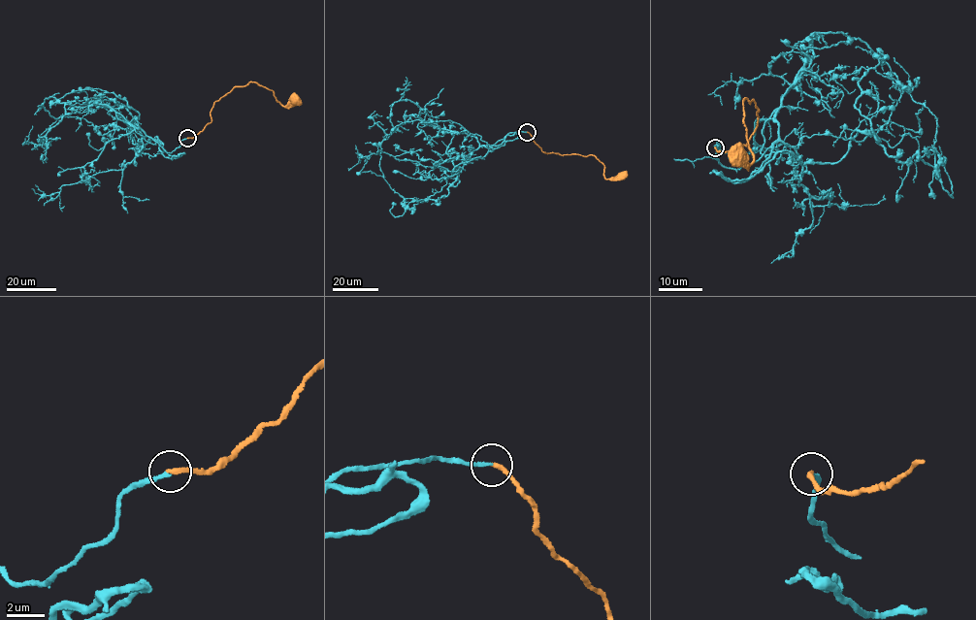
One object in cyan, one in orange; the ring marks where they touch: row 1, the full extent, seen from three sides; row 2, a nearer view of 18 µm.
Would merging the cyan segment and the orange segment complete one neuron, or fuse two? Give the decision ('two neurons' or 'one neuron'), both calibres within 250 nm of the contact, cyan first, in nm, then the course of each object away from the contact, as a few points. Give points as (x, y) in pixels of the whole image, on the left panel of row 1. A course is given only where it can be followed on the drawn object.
one neuron; calibres 200 and 240 nm; course cyan (187, 138), (167, 152), (147, 136), (142, 138), (136, 117), (137, 126), (130, 129), (60, 116), (31, 149); course orange (187, 138), (211, 122), (213, 104), (235, 87), (250, 81), (273, 91), (281, 105), (295, 102)

